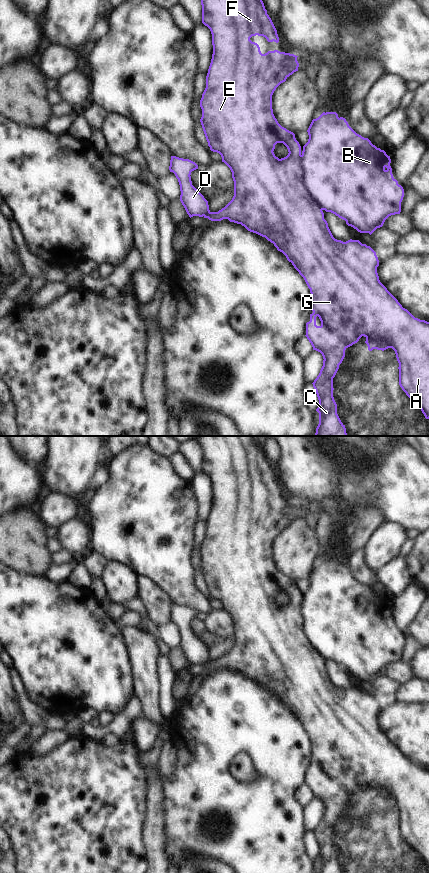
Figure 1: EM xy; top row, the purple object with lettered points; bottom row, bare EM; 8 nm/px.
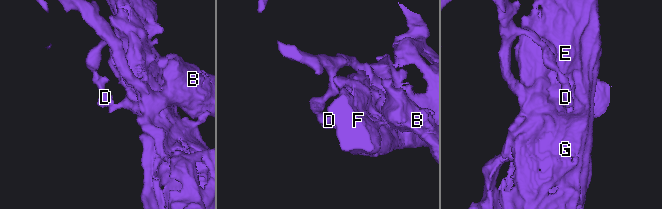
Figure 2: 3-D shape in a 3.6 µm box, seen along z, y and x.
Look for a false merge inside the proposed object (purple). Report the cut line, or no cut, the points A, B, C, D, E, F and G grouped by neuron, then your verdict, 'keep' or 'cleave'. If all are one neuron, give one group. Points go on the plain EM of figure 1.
cut in xy along (300, 603), (303, 634), (322, 657); A C E F G / B D; cleave

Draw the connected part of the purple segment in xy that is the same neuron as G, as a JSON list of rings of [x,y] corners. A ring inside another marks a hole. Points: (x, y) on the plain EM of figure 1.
[[[196,436],[196,440],[200,445],[202,453],[202,471],[210,477],[213,493],[212,507],[206,524],[206,536],[200,548],[200,555],[202,557],[202,565],[200,570],[210,598],[221,603],[222,610],[224,610],[230,616],[234,629],[234,644],[232,648],[218,660],[210,660],[208,663],[204,664],[204,666],[208,666],[211,669],[228,667],[230,670],[241,672],[250,680],[265,685],[268,689],[274,692],[278,699],[282,700],[286,704],[287,708],[292,711],[294,716],[304,726],[308,736],[310,737],[311,758],[313,759],[313,761],[310,762],[310,769],[306,771],[305,784],[311,791],[313,798],[320,800],[324,807],[320,821],[312,831],[319,848],[319,853],[316,857],[316,859],[319,861],[318,873],[343,873],[337,862],[337,852],[333,845],[333,826],[335,825],[339,817],[339,813],[342,811],[345,805],[345,798],[357,791],[362,784],[366,786],[365,791],[367,792],[369,799],[372,799],[373,797],[384,799],[388,796],[392,796],[395,799],[396,806],[399,811],[399,833],[406,843],[418,853],[425,866],[429,867],[429,770],[415,766],[407,757],[402,755],[398,748],[380,730],[377,721],[379,708],[376,700],[370,694],[362,692],[359,688],[350,687],[343,690],[333,685],[328,675],[328,671],[324,667],[324,661],[321,654],[310,644],[310,641],[304,635],[301,594],[296,588],[295,582],[282,575],[273,562],[272,543],[281,531],[285,530],[290,523],[298,519],[298,504],[280,500],[278,498],[268,499],[267,501],[262,502],[259,493],[250,488],[252,484],[258,483],[265,485],[268,490],[279,490],[277,478],[271,466],[267,462],[264,451],[256,442],[256,439],[254,439],[252,436]],[[277,591],[283,591],[287,595],[289,601],[286,605],[279,607],[275,604],[273,599]]]

